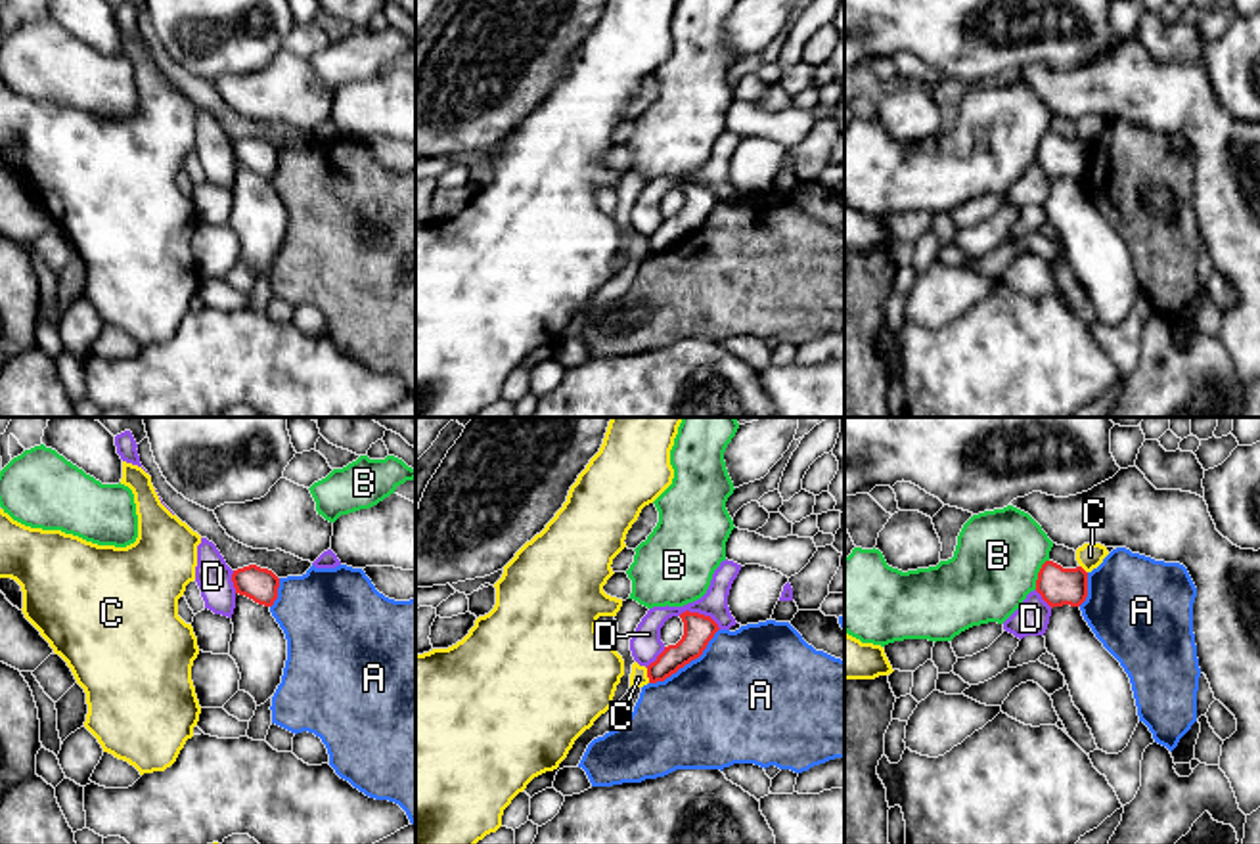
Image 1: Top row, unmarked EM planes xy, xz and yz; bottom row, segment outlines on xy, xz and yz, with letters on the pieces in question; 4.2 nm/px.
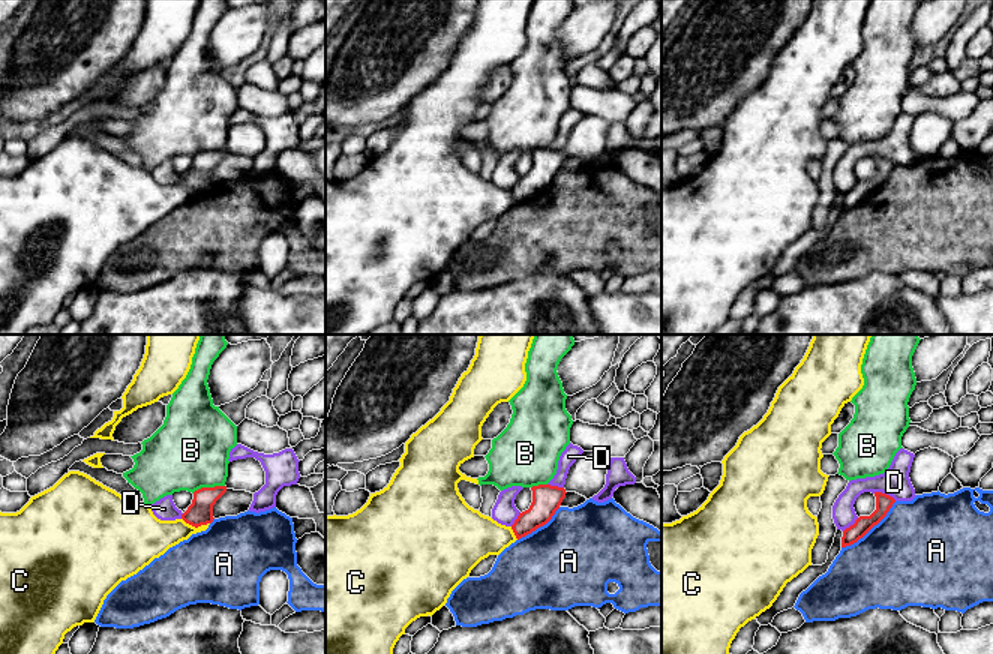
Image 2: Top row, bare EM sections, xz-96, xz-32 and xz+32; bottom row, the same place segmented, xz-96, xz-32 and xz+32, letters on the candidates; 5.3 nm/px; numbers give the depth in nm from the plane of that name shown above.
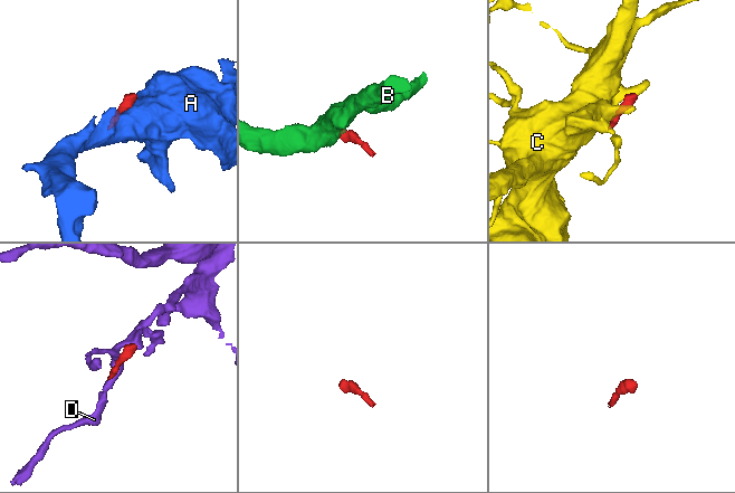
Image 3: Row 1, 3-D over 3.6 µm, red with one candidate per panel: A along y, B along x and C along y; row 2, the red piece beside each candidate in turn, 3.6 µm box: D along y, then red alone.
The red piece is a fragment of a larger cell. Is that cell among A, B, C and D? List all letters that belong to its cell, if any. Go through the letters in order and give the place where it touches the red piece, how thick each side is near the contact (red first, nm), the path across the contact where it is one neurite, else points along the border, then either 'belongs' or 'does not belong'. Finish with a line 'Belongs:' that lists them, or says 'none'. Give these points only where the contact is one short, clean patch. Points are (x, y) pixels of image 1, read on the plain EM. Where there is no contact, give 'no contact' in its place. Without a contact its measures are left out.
A: meets red in xz at (688, 234); 130 nm thick on the red side, 480 nm on the other; belongs
B: meets red in yz at (1038, 146); 160 nm thick on the red side, 360 nm on the other; border along yz (1048, 131), (1038, 144), (1034, 159); does not belong
C: meets red in xz at (648, 247); 110 nm thick on the red side, 80 nm on the other; border along xz (646, 240), (650, 253); does not belong
D: meets red in xz at (697, 184); 130 nm thick on the red side, 130 nm on the other; does not belong
Belongs: A

